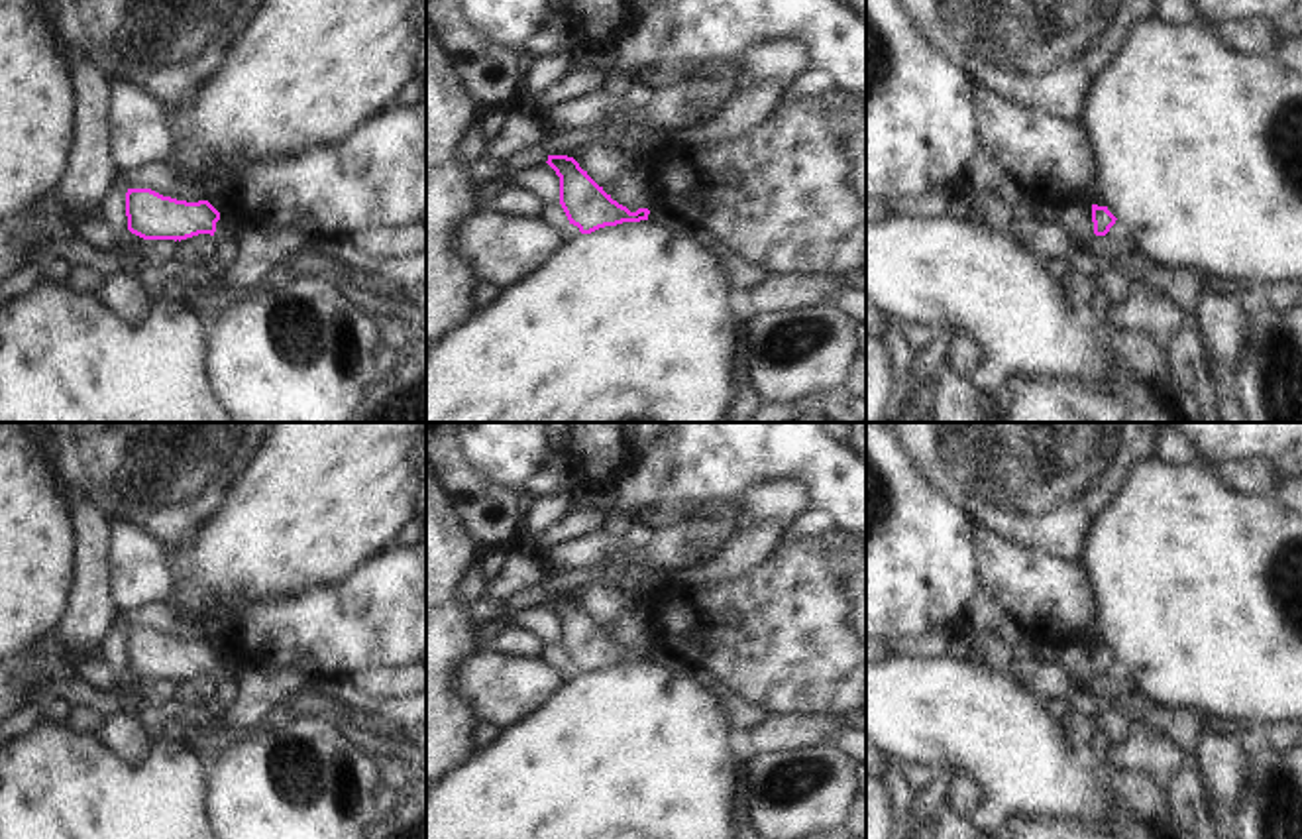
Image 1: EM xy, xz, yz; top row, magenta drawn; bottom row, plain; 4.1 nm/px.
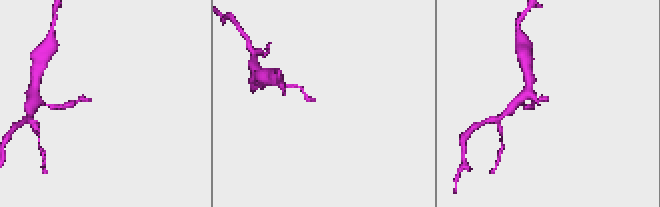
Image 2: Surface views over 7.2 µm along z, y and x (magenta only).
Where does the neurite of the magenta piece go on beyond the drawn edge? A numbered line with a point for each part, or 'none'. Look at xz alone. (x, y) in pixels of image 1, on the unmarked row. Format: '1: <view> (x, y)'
none

